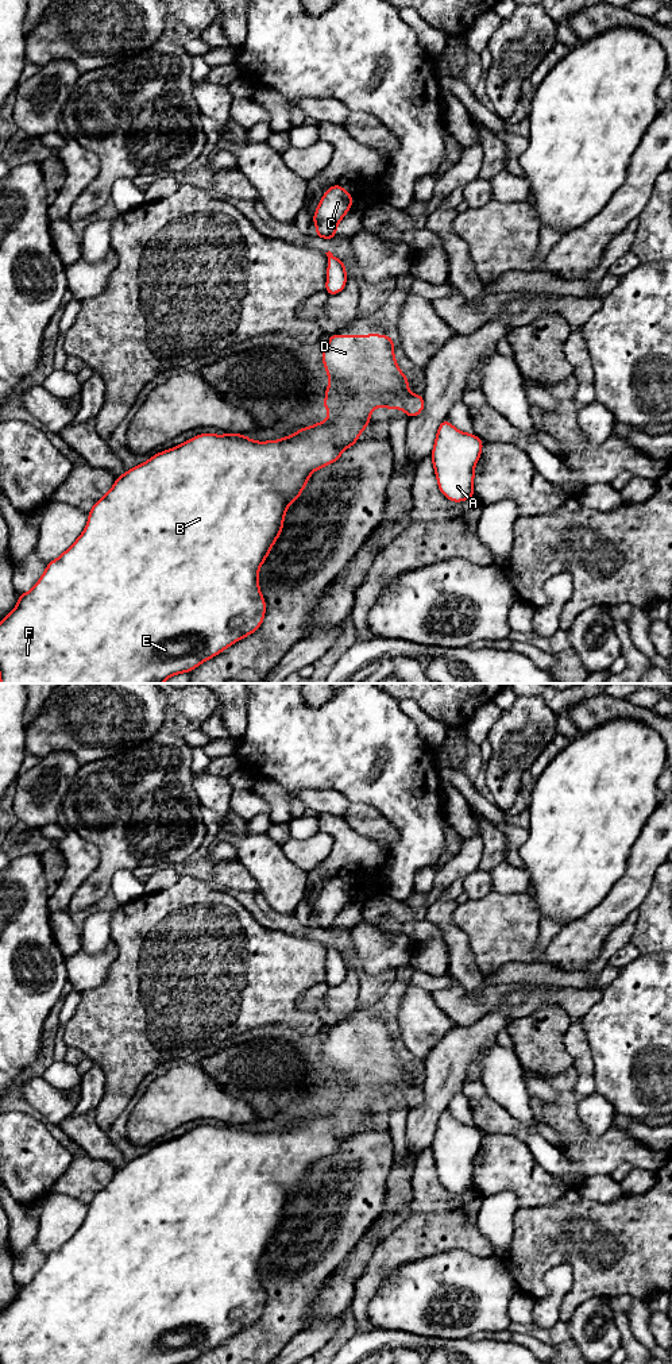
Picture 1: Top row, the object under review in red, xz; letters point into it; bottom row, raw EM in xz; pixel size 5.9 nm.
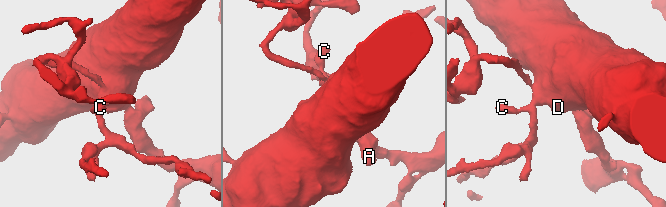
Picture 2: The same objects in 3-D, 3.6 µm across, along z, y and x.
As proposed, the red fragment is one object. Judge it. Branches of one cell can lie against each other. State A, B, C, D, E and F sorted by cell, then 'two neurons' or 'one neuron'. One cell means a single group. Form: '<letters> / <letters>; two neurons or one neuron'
A B C D E F; one neuron

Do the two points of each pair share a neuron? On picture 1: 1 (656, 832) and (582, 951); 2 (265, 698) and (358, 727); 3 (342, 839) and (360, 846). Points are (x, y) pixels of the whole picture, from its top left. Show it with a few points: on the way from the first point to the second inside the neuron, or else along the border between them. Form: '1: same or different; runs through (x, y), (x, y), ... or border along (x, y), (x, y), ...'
1: same; runs through (644, 862), (633, 887), (601, 921)
2: same; runs through (288, 721), (293, 727), (335, 727)
3: same; runs through (346, 843), (356, 846)

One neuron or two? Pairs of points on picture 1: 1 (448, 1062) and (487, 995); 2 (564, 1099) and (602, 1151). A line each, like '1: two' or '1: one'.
1: two
2: one

